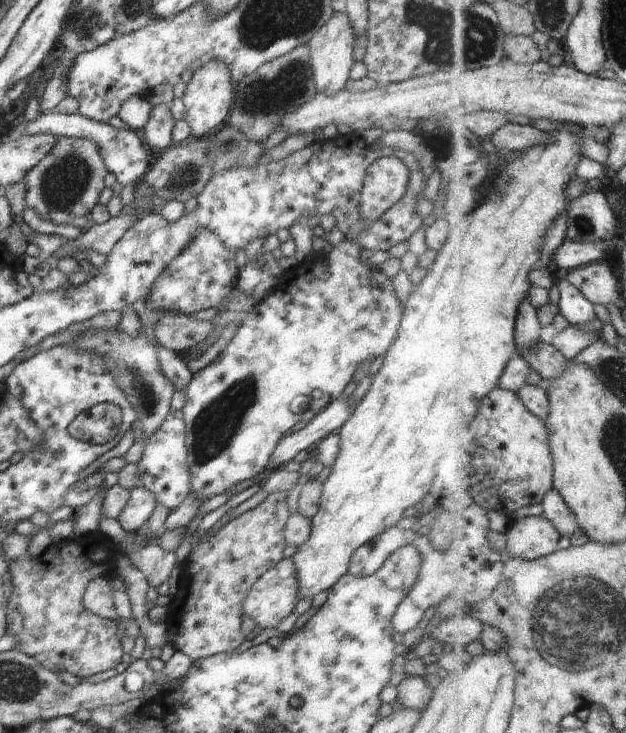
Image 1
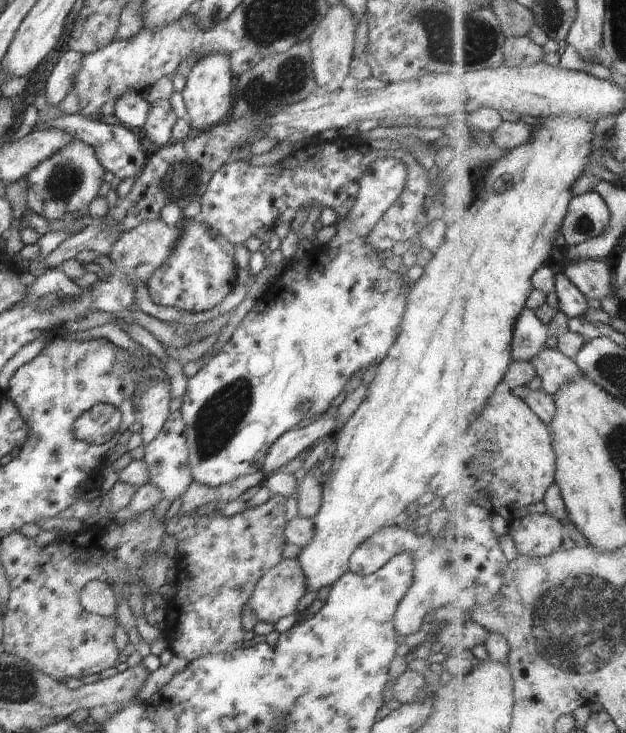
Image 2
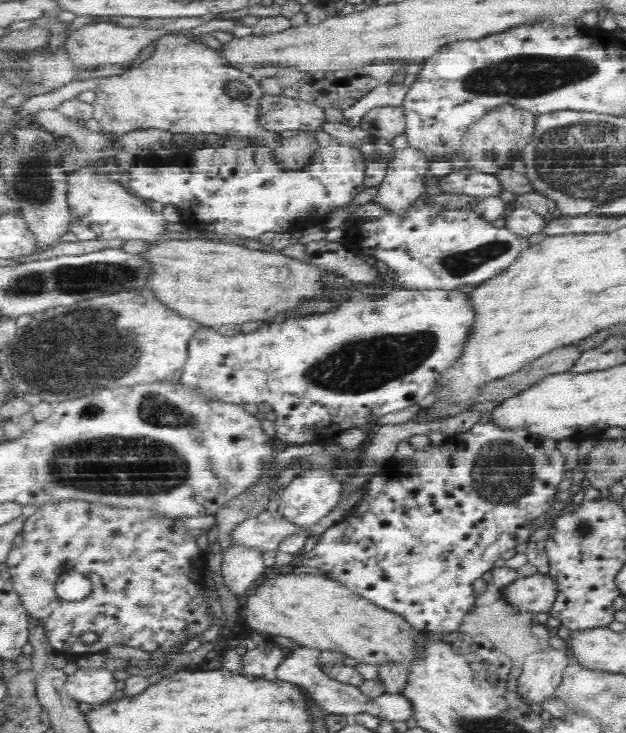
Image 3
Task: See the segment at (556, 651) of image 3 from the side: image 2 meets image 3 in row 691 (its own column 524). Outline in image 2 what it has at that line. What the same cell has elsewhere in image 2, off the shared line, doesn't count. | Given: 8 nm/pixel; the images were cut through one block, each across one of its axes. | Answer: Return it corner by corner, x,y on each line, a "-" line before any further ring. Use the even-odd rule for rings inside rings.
550,514
528,515
517,522
513,538
522,555
543,558
560,551
565,540
564,524

